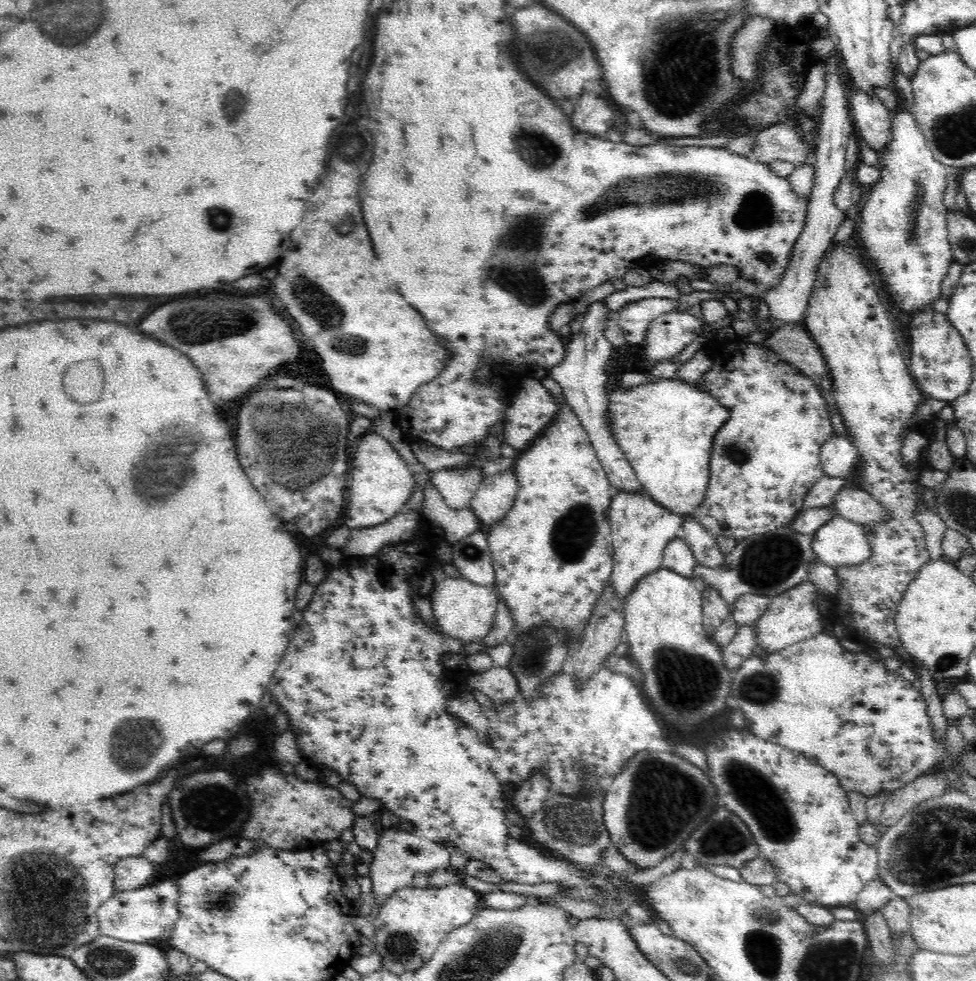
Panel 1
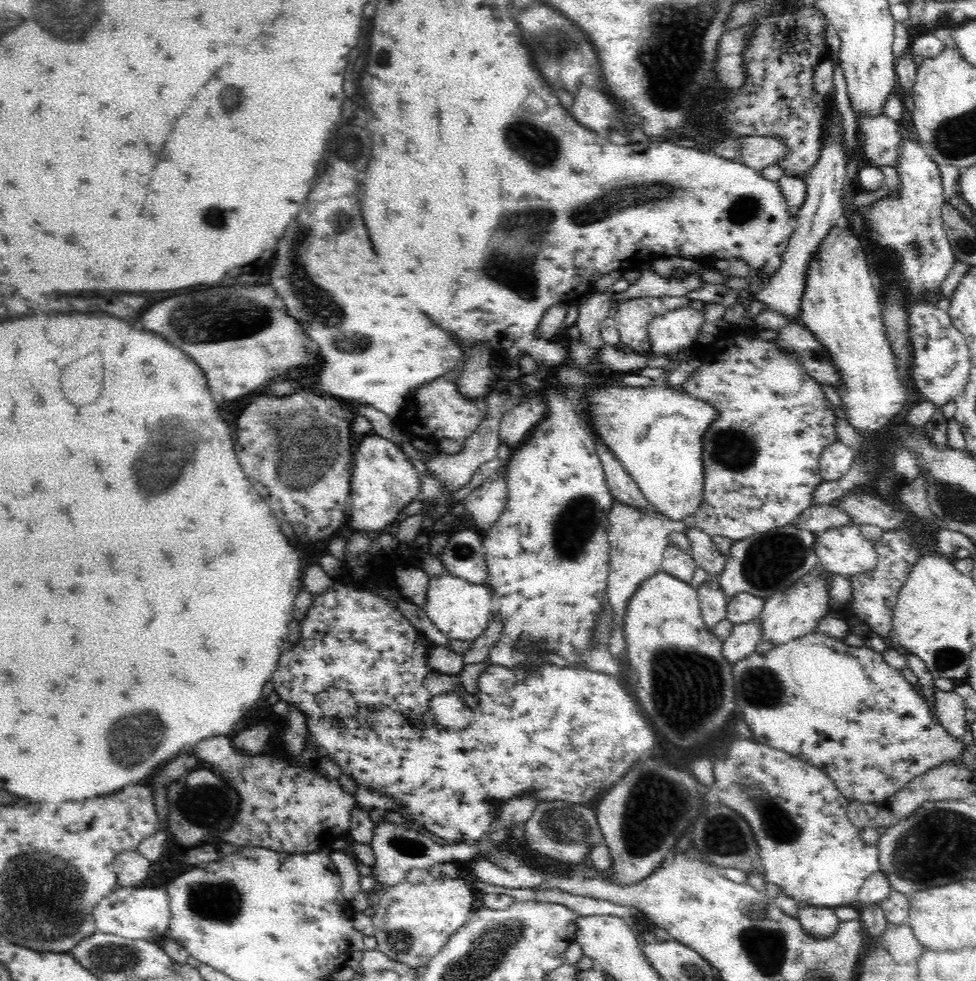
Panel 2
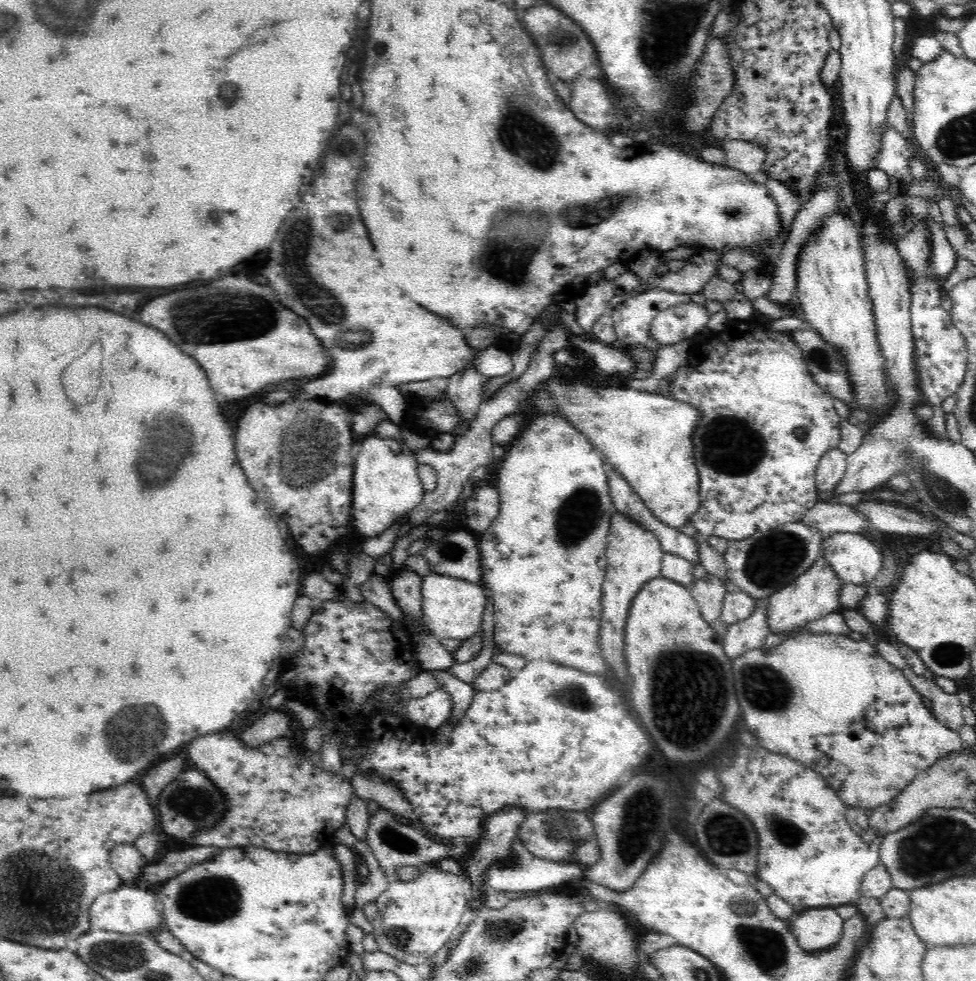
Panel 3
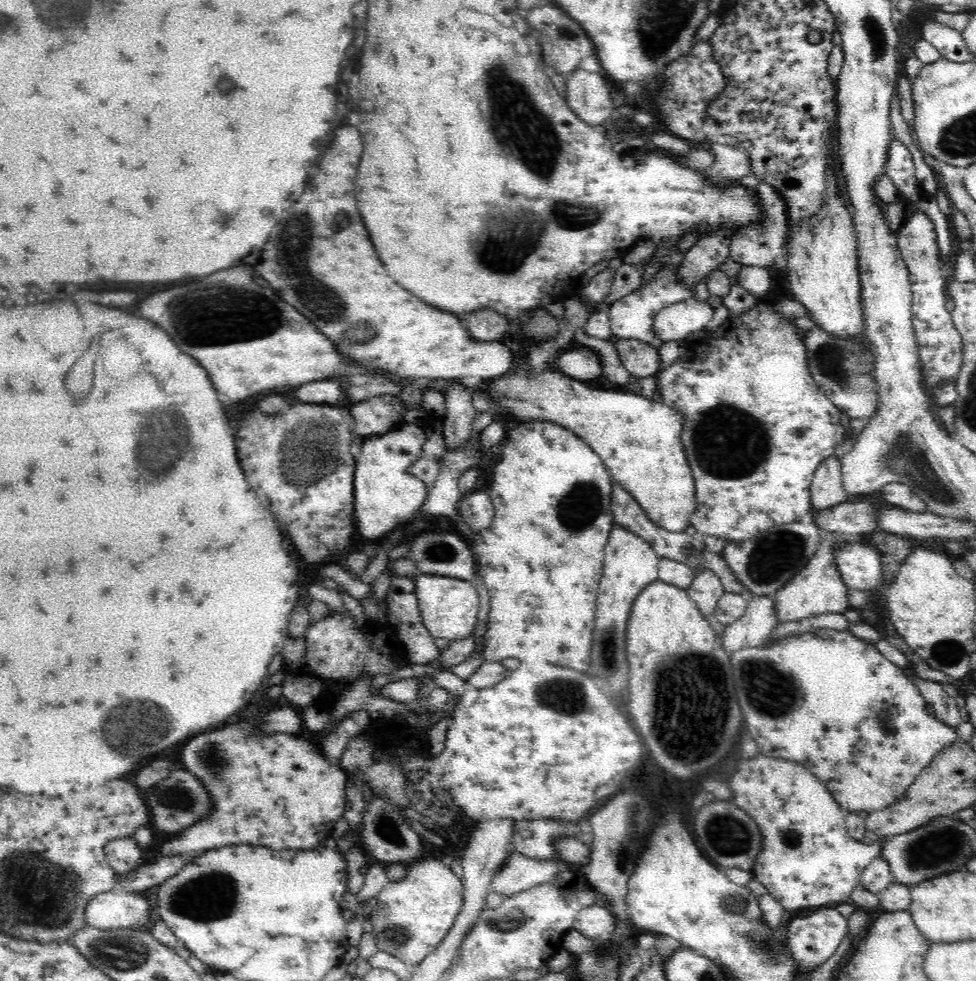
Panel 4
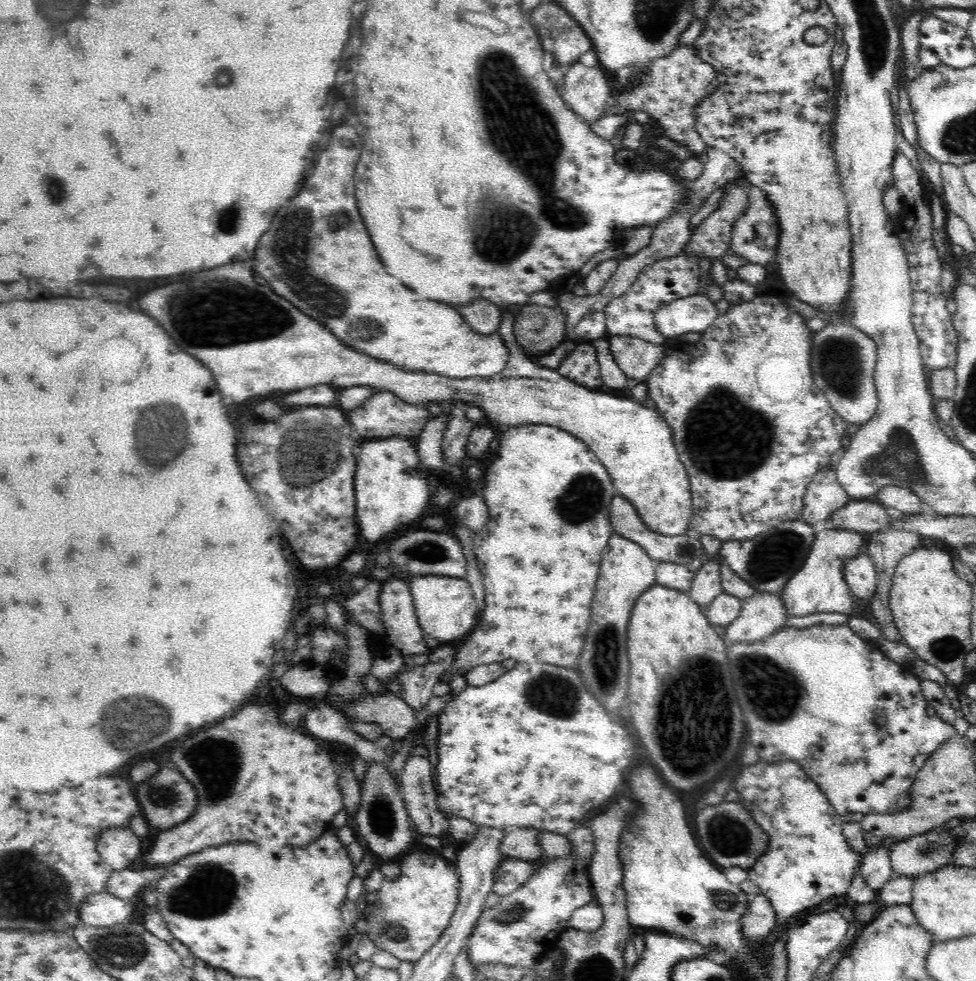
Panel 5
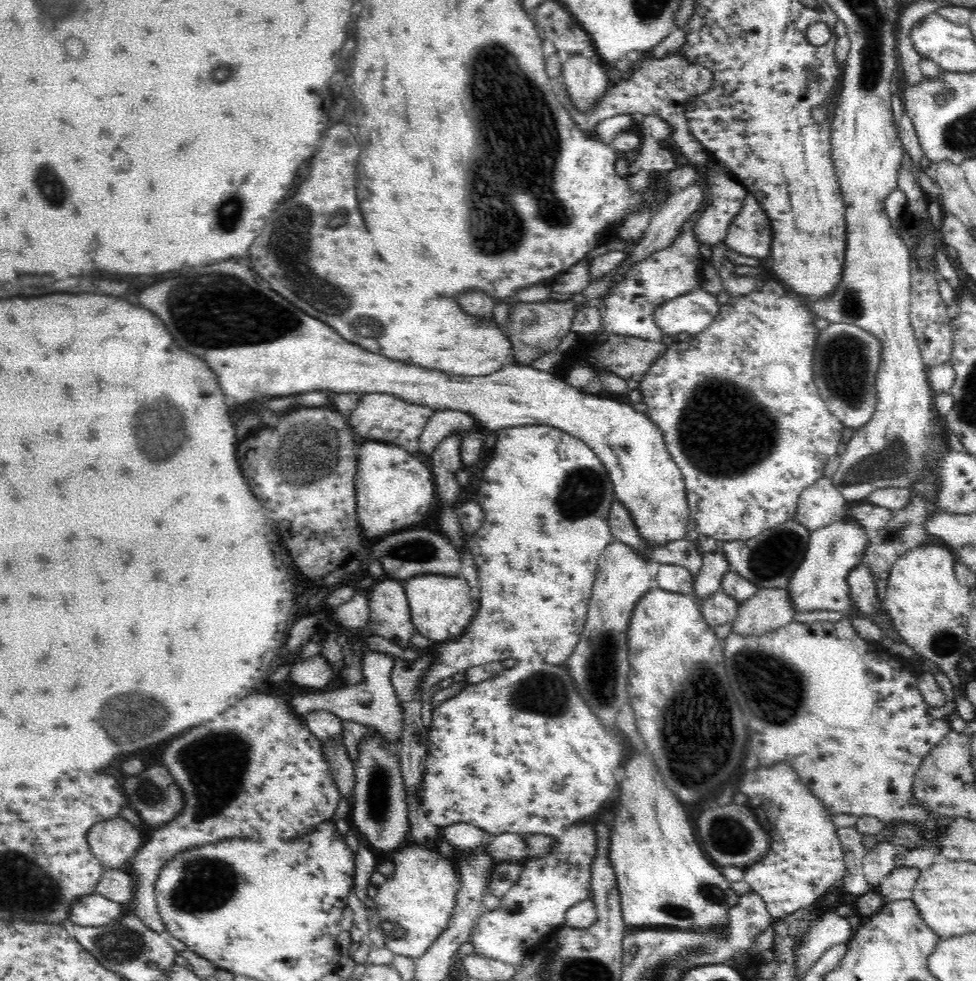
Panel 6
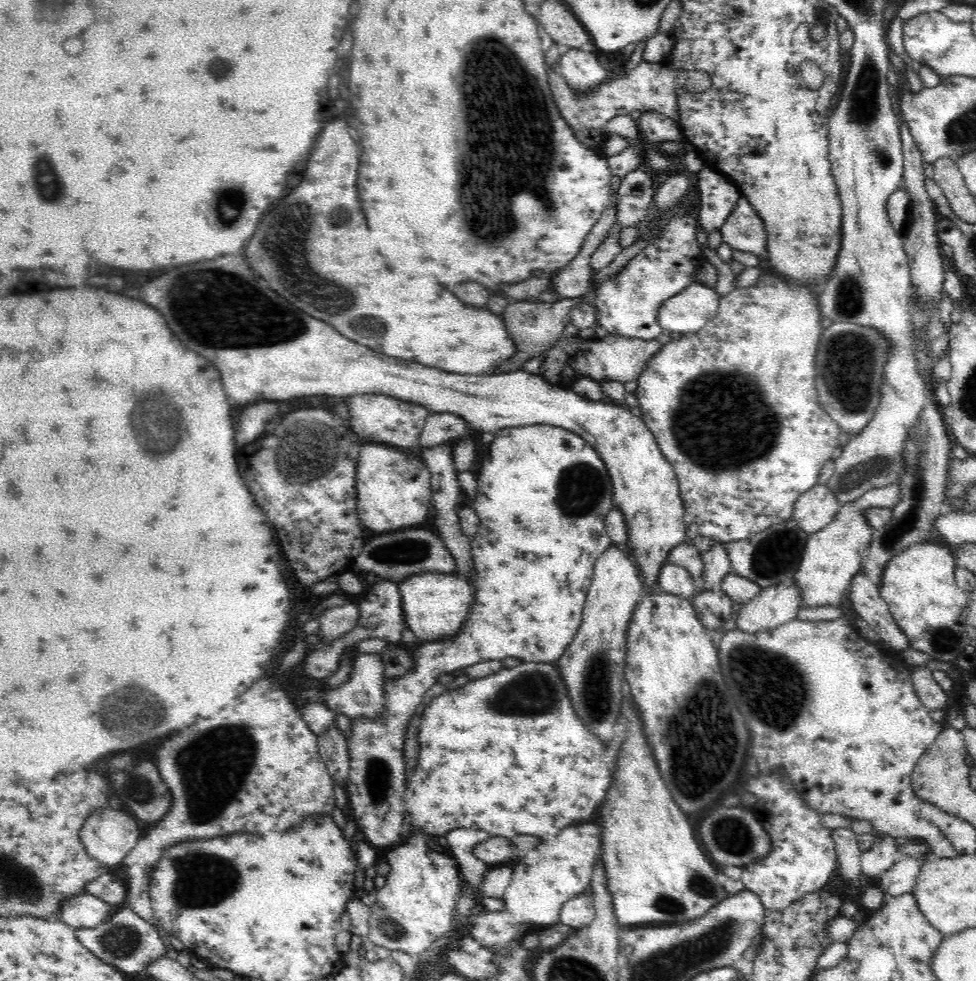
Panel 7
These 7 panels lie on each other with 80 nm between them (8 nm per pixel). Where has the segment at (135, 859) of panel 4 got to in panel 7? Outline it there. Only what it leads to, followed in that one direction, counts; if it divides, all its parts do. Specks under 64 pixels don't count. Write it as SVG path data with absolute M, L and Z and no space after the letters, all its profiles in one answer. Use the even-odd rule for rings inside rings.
M111 807L92 812L80 830L88 854L106 868L124 862L140 839L136 818Z

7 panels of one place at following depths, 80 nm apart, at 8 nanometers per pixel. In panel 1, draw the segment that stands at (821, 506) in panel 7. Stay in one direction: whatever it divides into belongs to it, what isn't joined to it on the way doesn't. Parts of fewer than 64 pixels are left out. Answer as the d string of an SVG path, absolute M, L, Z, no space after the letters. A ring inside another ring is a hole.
M834 433L832 438L824 442L821 454L821 465L828 478L850 479L855 475L855 465L858 462L859 454L847 438Z

